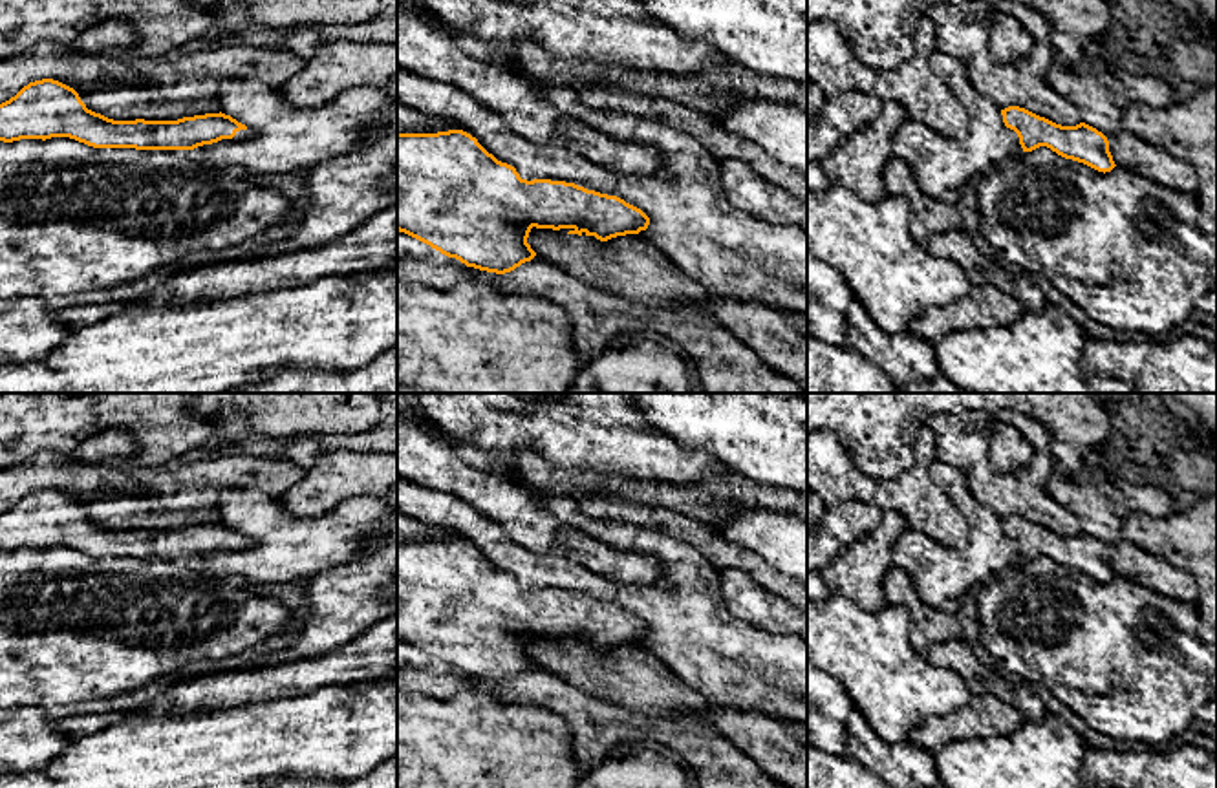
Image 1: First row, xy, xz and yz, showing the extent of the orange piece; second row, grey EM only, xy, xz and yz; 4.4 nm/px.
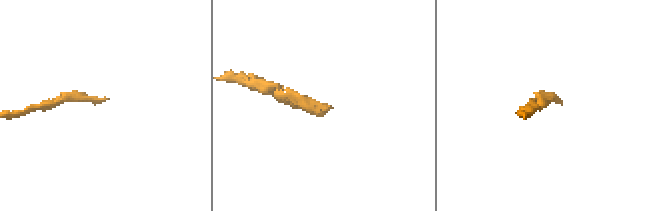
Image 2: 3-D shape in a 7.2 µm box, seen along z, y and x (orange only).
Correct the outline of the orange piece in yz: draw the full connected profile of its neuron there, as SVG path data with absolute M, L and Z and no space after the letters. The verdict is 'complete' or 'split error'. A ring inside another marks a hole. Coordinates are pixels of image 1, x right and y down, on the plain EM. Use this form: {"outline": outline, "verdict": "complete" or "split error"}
{"outline": "M1008 516L1001 525L1005 536L1018 543L1023 561L1047 556L1104 583L1116 576L1107 547L1085 532L1061 536L1019 516Z", "verdict": "complete"}

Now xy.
{"outline": "M53 488L29 492L0 514L0 550L51 547L93 558L194 559L251 548L253 539L221 521L178 530L113 530L88 519L73 497Z", "verdict": "split error"}

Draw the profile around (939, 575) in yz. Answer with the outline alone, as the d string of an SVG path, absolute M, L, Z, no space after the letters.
M935 459L930 466L939 488L968 523L968 545L963 550L948 548L930 536L906 528L893 545L891 567L904 570L913 589L926 607L952 607L963 594L996 580L1014 565L1021 563L1019 547L1003 532L1001 519L988 508L981 506L963 475L953 464Z

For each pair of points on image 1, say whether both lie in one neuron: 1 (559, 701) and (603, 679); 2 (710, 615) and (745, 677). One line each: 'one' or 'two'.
1: two
2: one

